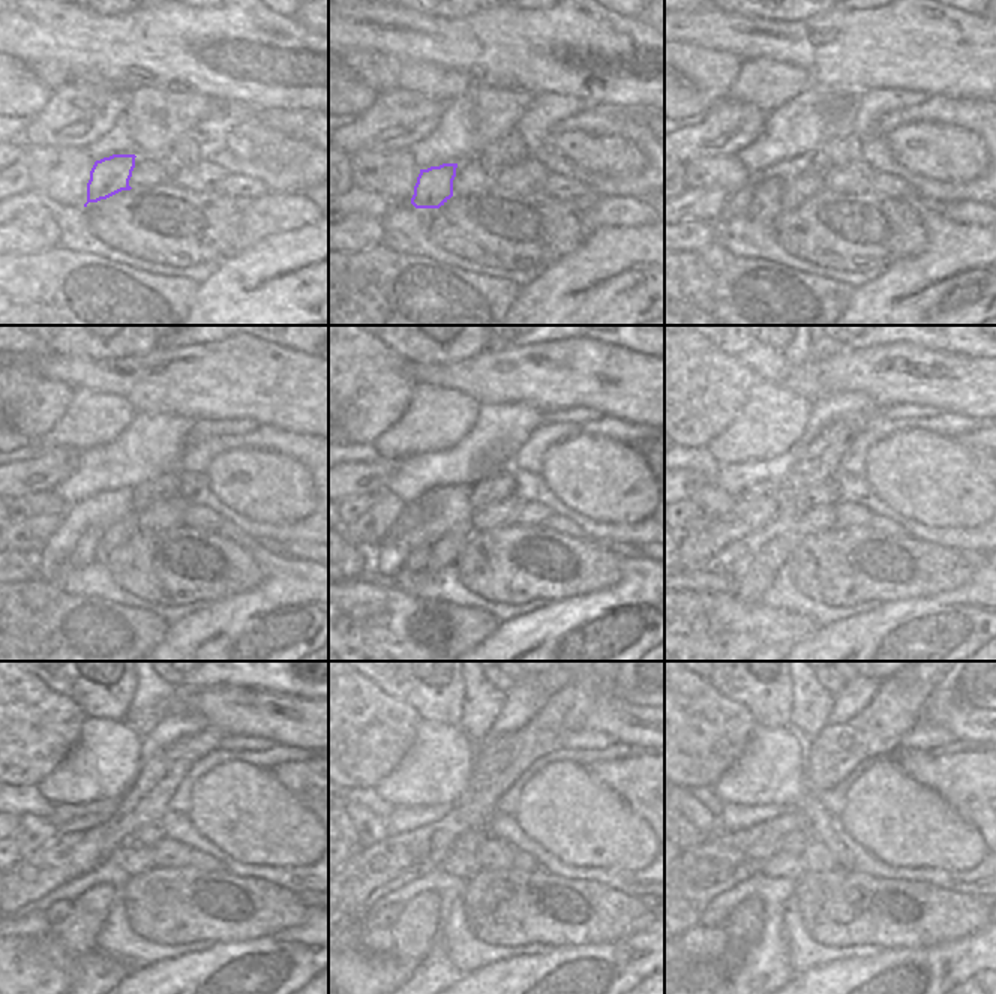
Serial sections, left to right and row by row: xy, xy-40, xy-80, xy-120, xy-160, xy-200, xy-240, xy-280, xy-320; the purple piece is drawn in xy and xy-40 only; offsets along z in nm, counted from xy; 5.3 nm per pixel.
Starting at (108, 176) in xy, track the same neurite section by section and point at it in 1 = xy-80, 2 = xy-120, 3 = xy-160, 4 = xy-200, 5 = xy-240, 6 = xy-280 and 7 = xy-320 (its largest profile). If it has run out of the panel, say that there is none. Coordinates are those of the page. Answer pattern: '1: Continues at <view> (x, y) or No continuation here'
1: Continues at xy-80 (765, 206)
2: Continues at xy-120 (84, 552)
3: Continues at xy-160 (419, 558)
4: Continues at xy-200 (737, 570)
5: Continues at xy-240 (59, 910)
6: Continues at xy-280 (384, 918)
7: Continues at xy-320 (711, 918).

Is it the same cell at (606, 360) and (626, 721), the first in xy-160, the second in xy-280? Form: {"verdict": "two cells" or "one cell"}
{"verdict": "one cell"}

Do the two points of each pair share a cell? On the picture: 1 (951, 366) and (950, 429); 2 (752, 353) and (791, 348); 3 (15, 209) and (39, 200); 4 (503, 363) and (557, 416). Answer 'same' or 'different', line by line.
1: different
2: same
3: same
4: different

